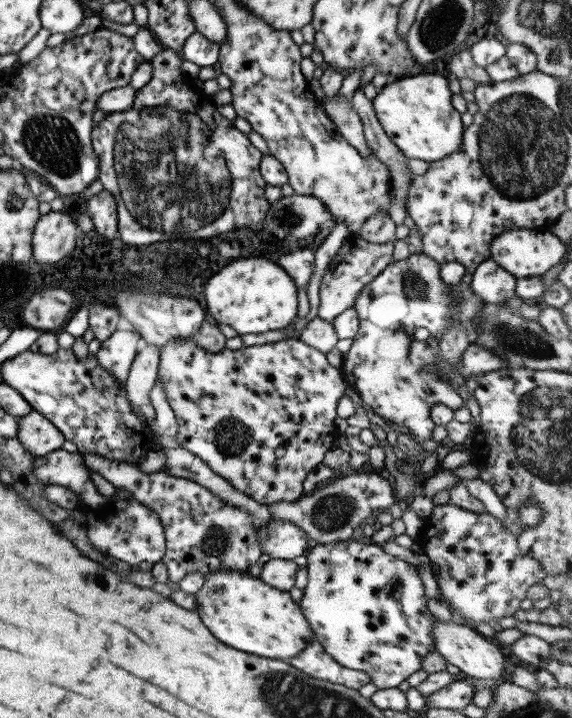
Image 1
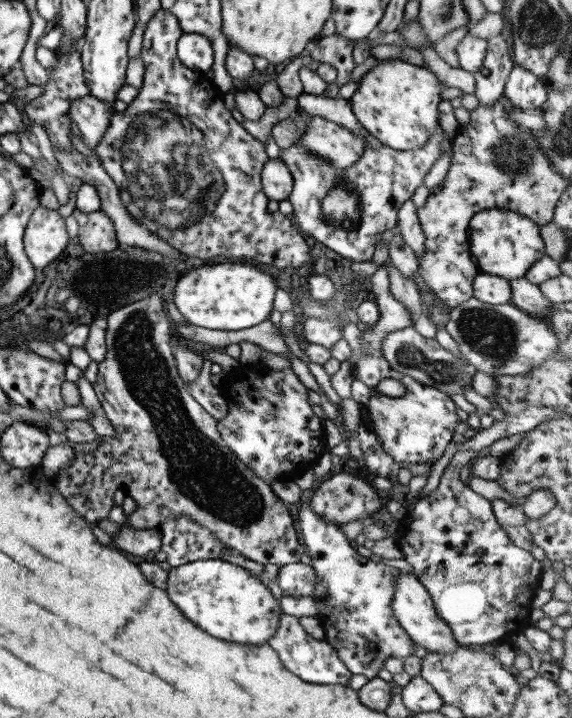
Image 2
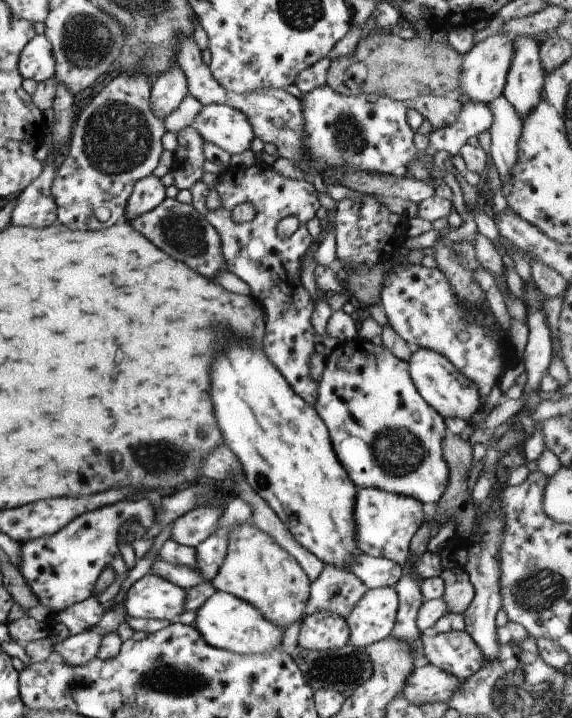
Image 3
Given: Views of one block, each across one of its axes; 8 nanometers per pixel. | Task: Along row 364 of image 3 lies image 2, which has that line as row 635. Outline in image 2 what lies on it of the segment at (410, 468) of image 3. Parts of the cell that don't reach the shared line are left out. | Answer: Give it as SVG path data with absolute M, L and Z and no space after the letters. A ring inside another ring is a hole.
M308 502L300 509L298 526L315 570L317 581L312 597L319 610L318 620L325 630L324 640L334 648L352 675L374 679L380 670L390 667L394 658L404 662L415 655L414 643L396 620L391 607L399 570L391 563L376 563L360 555L340 527L319 517Z

